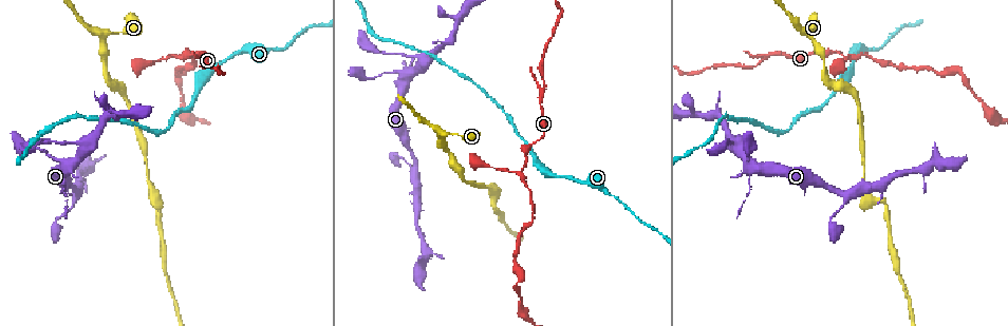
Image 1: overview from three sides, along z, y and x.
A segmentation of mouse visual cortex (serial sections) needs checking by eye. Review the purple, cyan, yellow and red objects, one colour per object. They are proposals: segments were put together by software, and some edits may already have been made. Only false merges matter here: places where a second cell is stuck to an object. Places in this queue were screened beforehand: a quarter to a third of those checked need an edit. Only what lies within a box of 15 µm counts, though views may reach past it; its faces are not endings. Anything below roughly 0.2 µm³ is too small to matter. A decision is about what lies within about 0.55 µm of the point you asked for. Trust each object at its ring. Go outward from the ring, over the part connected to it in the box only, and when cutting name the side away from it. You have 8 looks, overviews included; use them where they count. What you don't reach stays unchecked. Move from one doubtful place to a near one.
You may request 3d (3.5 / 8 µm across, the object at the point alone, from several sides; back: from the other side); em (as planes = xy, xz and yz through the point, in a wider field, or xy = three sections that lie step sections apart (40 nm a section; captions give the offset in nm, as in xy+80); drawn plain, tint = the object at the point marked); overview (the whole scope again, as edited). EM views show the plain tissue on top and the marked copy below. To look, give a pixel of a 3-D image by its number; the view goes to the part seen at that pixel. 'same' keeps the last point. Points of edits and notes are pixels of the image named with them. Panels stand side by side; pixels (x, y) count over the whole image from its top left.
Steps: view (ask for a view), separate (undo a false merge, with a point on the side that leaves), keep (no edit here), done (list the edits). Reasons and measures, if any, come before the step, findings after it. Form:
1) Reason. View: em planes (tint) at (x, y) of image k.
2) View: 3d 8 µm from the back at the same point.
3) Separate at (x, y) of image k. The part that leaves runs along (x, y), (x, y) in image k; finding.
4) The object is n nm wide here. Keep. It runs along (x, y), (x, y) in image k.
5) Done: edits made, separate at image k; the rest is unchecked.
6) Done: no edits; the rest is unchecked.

View: 3d 3.5 µm from the back at (543, 82) of image 1.

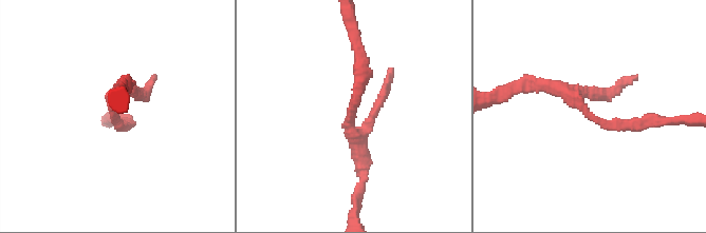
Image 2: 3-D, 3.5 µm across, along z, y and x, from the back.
Now the EM. View: em planes (tint) at (352, 118) of image 2.

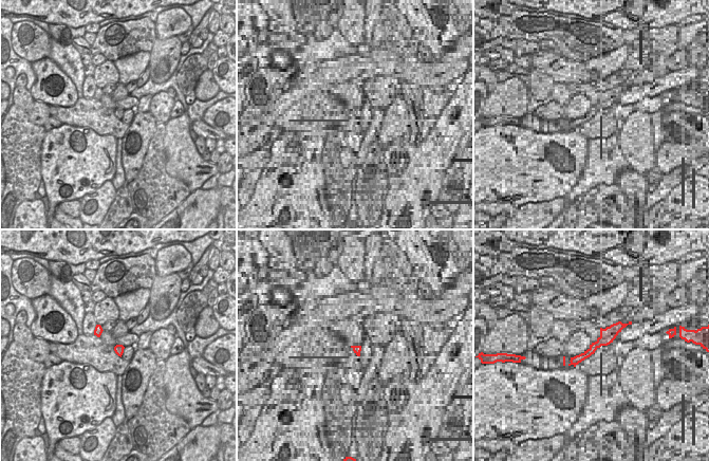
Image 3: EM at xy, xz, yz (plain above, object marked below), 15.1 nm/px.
Keep. It runs along (528, 88), (561, 88), (601, 123), (653, 120) in image 2; continuous, no second cell.

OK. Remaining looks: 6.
Sudden change in width. View: 3d 3.5 µm at (371, 78) of image 1.

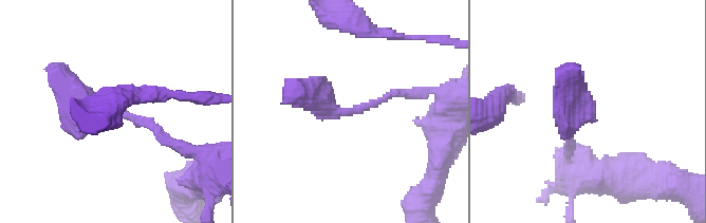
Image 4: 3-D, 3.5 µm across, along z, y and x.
View: em xy step 5 (tint) at (354, 107) of image 4.

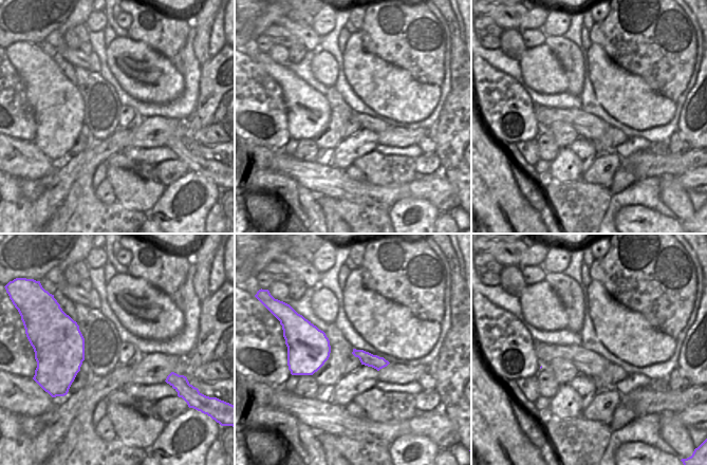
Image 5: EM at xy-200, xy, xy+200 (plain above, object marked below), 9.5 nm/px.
Keep. It runs along (178, 144), (68, 82) in image 4; all the same cell.

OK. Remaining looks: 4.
Three-way junction. View: 3d 3.5 µm from the back at (182, 57) of image 1.

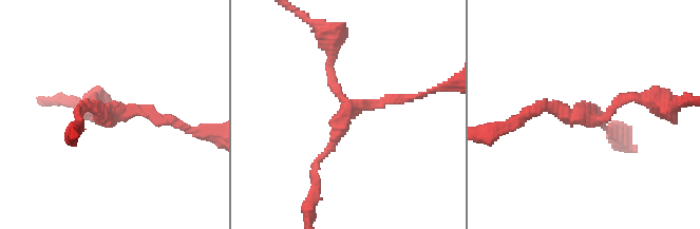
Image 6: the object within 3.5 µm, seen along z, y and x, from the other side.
3 arms meet here; the arms are 150, 150, 150 nm wide; shape alone is not enough. View: em xy step 3 (tint) at (348, 105) of image 6.

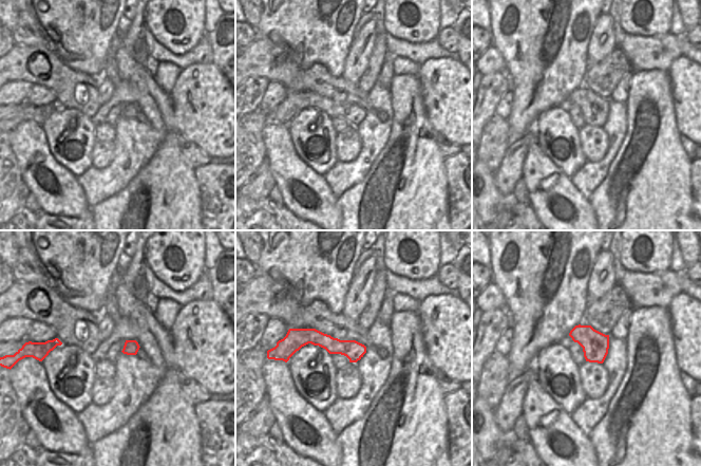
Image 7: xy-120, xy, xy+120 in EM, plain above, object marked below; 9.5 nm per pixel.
Keep. It runs along (299, 340), (363, 350) in image 7; continuous, no second cell.

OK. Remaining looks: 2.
Done: no edits; the rest is unchecked.

